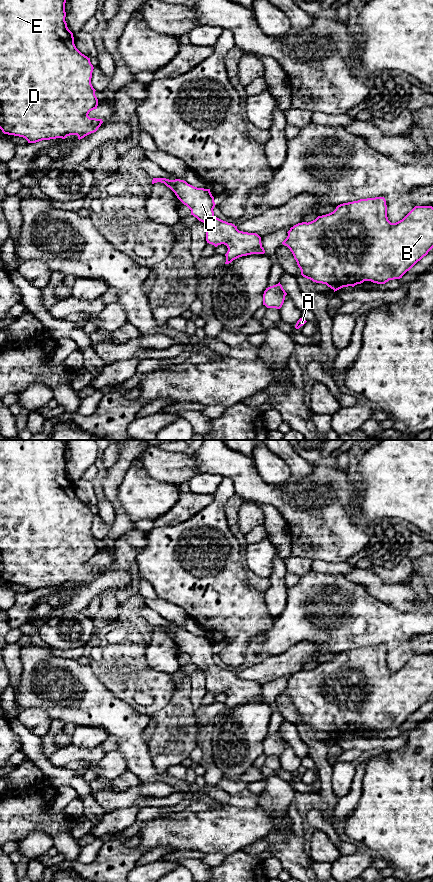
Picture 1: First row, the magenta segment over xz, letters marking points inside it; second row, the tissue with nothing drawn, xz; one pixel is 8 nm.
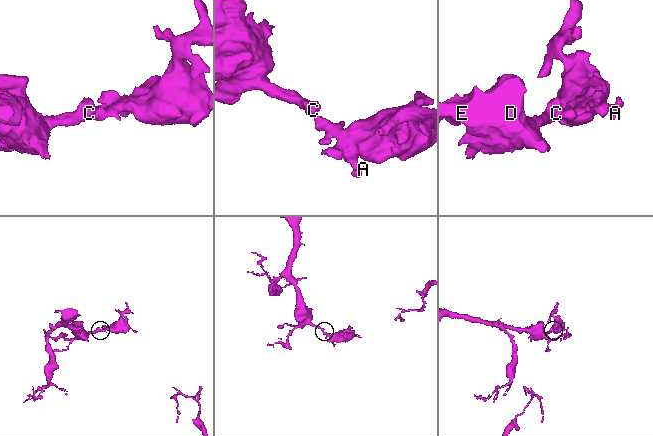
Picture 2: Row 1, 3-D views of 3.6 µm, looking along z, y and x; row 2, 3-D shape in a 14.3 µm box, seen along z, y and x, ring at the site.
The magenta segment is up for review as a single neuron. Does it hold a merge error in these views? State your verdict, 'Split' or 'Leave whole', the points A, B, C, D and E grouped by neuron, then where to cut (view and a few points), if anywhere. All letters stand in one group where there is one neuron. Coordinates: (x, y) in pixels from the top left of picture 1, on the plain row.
Leave whole. Groups: A B C D E. No split

